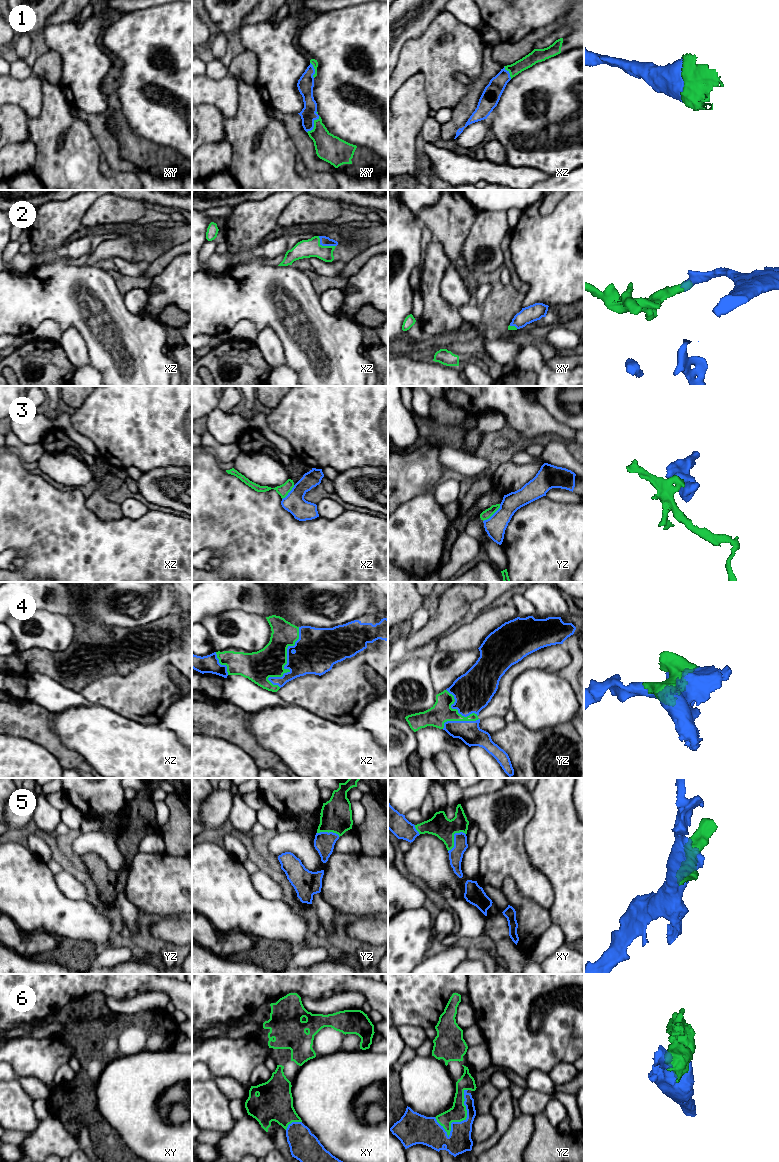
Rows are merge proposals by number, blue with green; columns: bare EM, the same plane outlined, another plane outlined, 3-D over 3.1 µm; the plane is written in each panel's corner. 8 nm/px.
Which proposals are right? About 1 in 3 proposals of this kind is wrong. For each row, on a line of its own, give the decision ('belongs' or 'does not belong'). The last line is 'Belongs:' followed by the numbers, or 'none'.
1: belongs
2: belongs
3: does not belong
4: belongs
5: belongs
6: belongs
Belongs: 1, 2, 4, 5, 6

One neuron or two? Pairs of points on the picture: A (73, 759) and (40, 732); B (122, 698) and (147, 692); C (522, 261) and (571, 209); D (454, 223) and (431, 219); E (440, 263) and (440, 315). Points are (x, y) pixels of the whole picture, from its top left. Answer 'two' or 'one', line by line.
A: one
B: one
C: one
D: one
E: one

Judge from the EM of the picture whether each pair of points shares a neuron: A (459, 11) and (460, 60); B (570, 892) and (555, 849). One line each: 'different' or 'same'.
A: different
B: same

